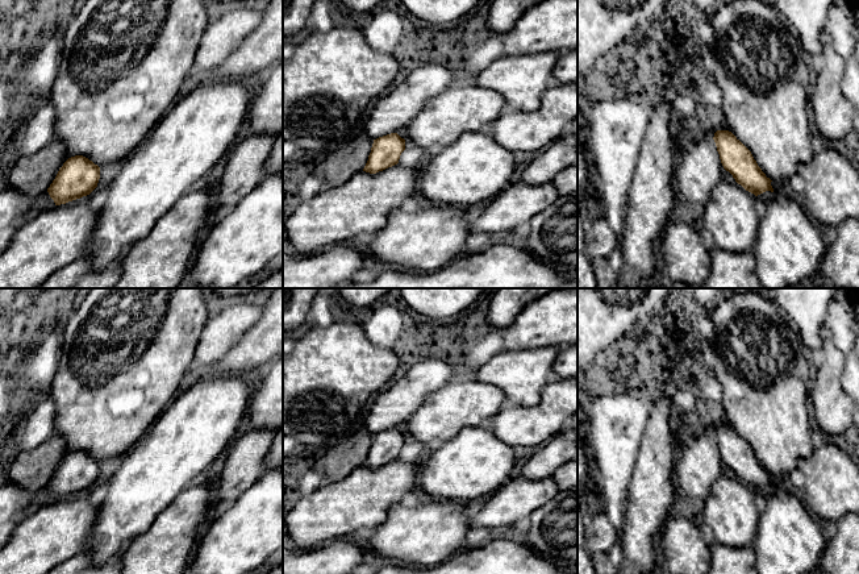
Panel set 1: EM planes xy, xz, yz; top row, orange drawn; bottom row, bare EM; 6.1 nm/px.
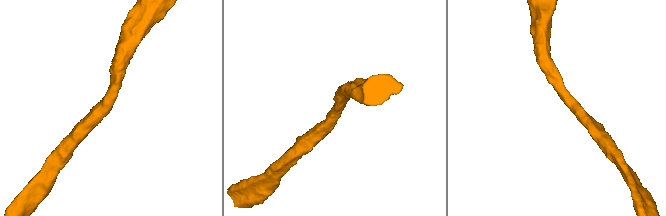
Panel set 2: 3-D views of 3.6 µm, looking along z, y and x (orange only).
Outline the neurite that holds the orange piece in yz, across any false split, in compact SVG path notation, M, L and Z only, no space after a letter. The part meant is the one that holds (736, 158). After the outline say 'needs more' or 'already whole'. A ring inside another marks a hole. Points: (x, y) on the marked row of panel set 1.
M717 130L713 137L721 163L735 182L755 196L771 191L771 179L758 166L751 151L729 130Z; already whole

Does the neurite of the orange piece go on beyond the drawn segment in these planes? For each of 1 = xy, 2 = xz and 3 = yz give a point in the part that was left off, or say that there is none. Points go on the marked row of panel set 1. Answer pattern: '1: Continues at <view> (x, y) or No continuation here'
1: No continuation here
2: No continuation here
3: No continuation here

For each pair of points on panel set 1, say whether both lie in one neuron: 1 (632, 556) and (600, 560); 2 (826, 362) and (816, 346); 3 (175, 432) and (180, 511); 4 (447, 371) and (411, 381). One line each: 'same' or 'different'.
1: different
2: different
3: different
4: same

